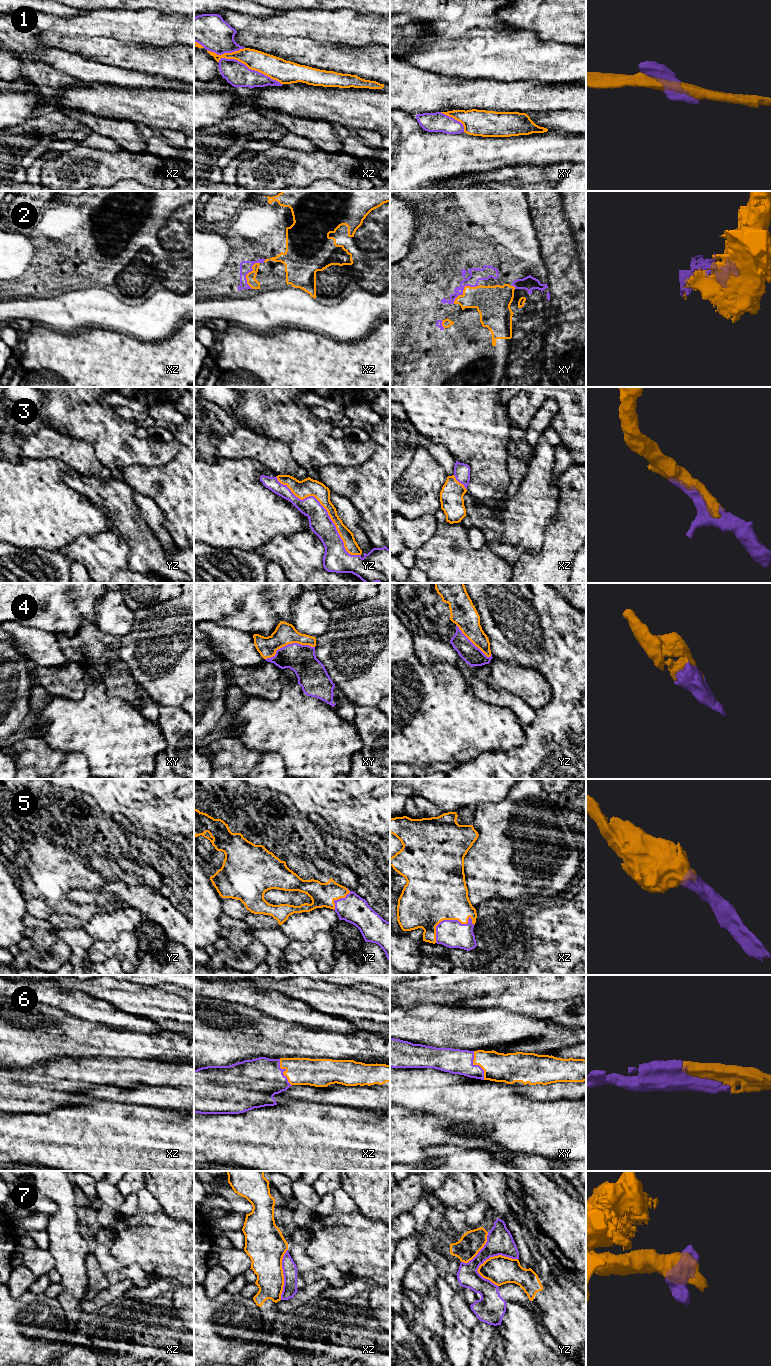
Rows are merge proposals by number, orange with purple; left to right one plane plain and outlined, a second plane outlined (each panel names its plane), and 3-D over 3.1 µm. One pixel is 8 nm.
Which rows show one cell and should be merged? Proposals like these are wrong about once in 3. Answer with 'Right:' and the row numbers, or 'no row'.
Right: 3, 4, 5, 6

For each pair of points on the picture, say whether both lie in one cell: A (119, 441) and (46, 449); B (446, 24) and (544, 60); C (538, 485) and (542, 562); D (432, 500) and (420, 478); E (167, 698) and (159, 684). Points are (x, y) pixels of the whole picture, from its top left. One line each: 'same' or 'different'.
A: different
B: different
C: different
D: same
E: same

